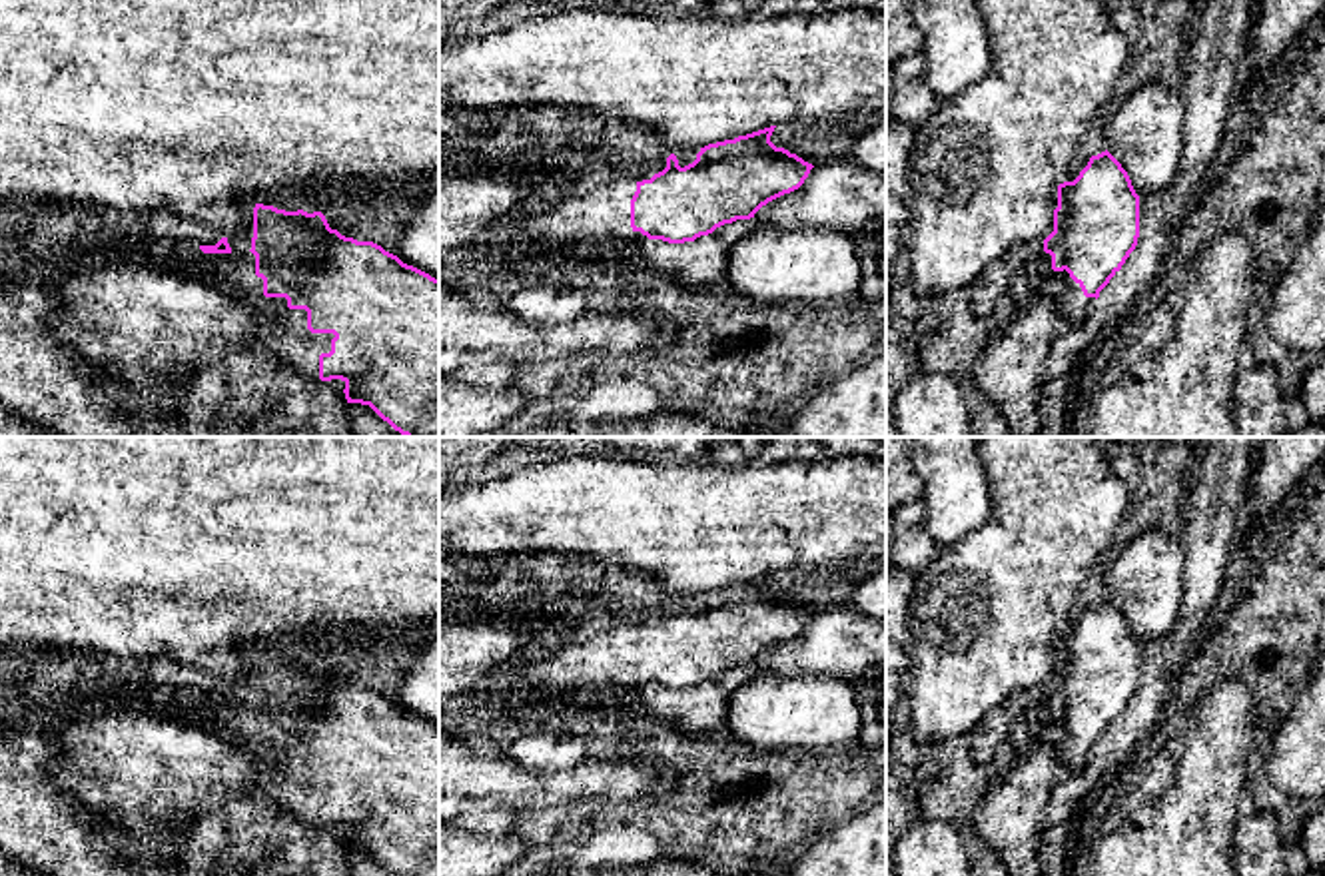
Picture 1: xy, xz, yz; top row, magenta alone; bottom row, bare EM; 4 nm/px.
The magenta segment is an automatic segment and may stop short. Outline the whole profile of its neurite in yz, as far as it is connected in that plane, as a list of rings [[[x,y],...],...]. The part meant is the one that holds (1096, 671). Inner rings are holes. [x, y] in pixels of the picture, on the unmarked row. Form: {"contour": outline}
{"contour": [[[1107,597],[1092,603],[1074,629],[1058,633],[1054,678],[1044,686],[1044,698],[1052,702],[1052,716],[1066,716],[1086,744],[1100,744],[1100,738],[1135,696],[1137,684],[1139,643],[1135,641],[1127,619]]]}

